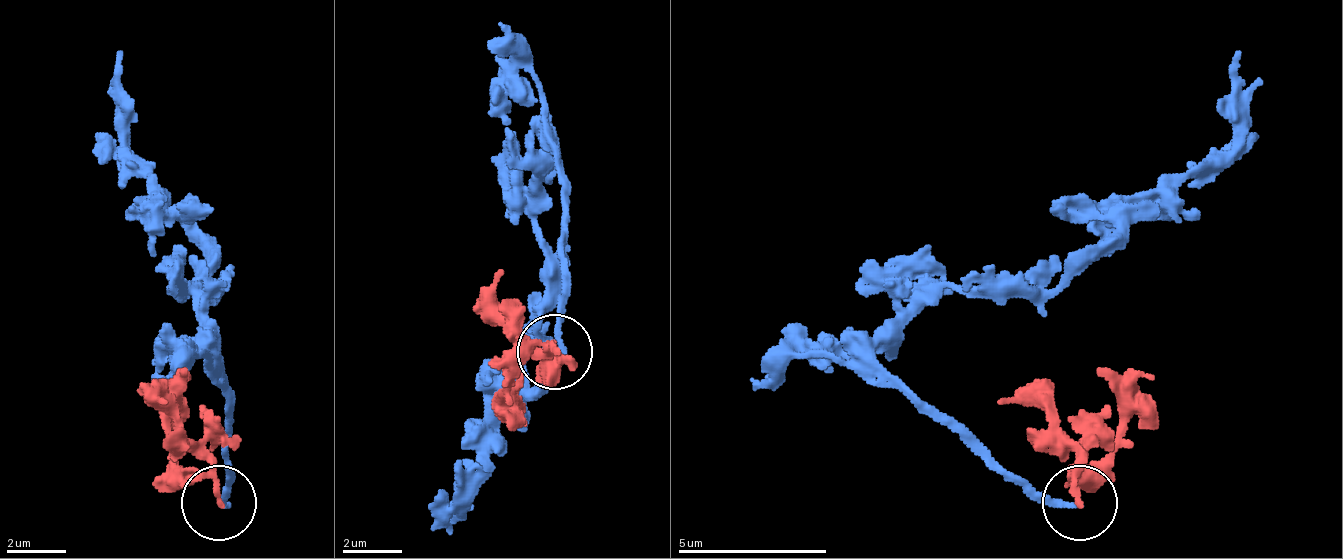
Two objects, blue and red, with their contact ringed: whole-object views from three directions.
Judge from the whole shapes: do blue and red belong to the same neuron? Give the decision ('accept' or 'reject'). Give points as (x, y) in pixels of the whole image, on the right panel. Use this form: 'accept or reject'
reject

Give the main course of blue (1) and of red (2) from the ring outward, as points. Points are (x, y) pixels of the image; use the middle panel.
1: (557, 350), (557, 305), (564, 245), (557, 148), (534, 222), (542, 372), (497, 402), (497, 447), (452, 514)
2: (557, 350), (534, 350), (504, 379), (504, 402), (527, 424)

